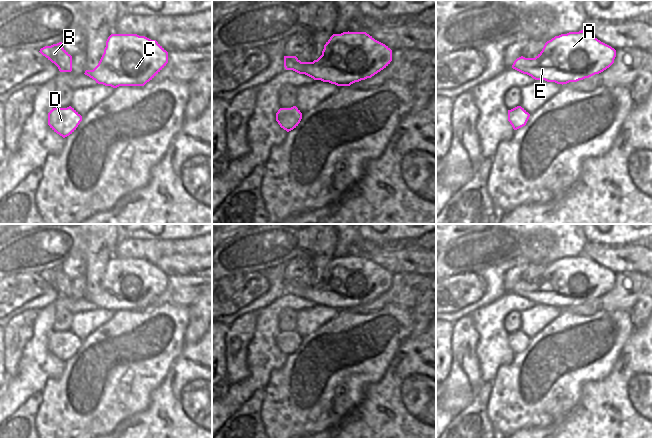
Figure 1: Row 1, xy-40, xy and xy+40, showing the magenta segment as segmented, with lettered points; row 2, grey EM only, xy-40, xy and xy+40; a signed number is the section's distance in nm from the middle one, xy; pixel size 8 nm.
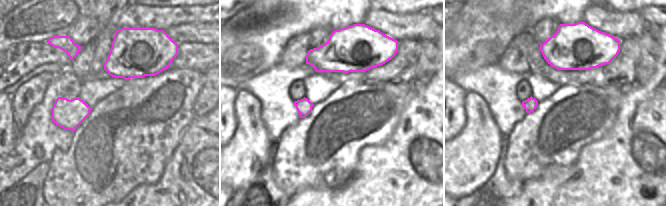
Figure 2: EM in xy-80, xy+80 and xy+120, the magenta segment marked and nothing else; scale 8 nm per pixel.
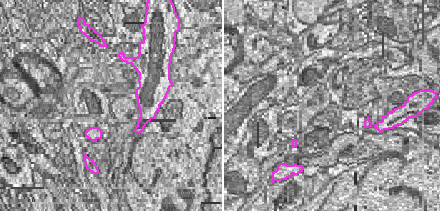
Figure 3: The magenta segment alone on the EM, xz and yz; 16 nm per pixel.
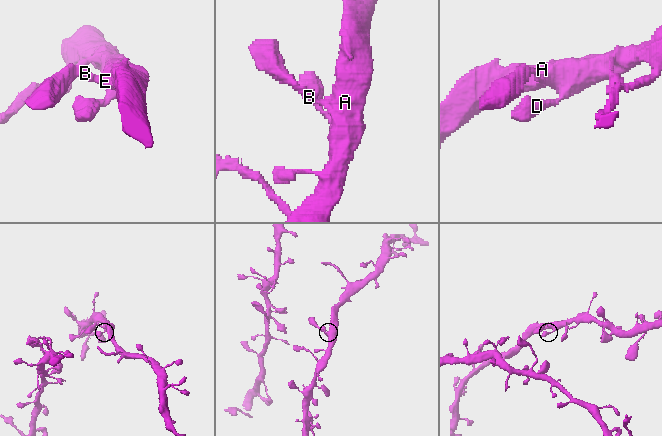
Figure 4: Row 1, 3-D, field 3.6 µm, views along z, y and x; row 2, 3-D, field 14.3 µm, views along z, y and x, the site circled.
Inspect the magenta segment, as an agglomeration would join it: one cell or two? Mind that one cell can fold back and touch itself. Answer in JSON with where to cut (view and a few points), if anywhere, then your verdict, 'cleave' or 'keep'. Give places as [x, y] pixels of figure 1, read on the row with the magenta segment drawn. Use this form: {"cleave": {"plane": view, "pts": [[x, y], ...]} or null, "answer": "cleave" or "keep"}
{"cleave": null, "answer": "keep"}

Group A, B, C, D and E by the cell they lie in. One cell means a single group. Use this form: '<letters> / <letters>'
A B C D E

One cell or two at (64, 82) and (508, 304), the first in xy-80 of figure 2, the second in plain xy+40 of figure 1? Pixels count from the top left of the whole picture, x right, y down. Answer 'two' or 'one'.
two

